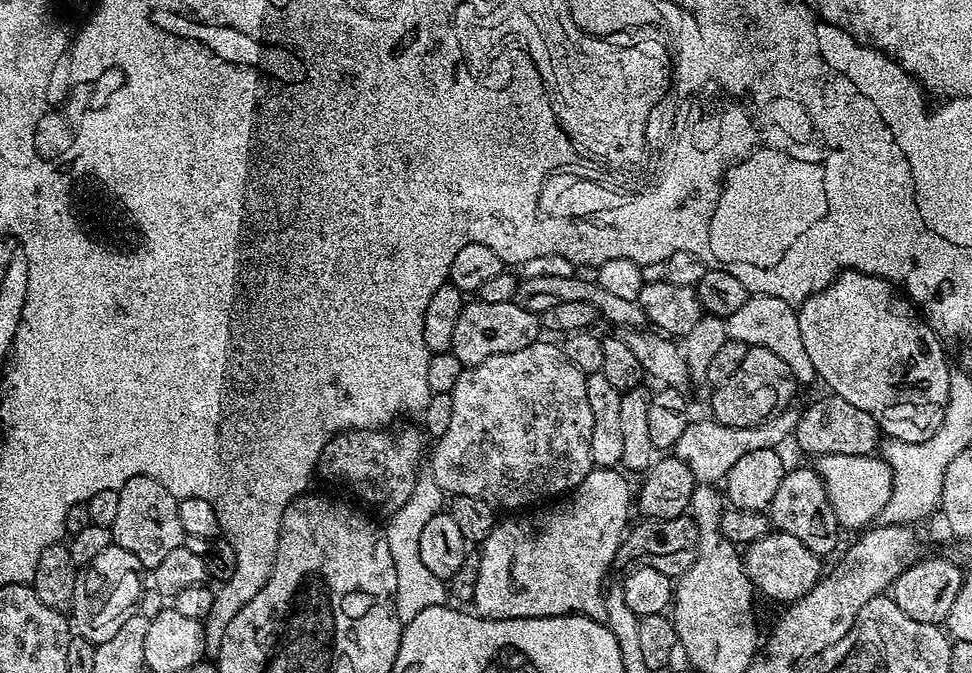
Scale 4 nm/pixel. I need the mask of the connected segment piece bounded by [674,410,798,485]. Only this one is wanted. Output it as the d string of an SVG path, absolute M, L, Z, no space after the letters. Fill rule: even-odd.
M785 410L776 413L771 420L766 420L763 424L755 424L749 428L726 426L711 418L700 420L697 424L696 421L689 422L682 438L678 438L674 454L679 460L686 462L686 466L690 466L696 481L701 484L715 485L717 482L723 481L730 466L734 466L734 462L738 462L738 458L751 454L753 450L779 449L780 443L787 436L789 439L795 433L797 417L796 412Z

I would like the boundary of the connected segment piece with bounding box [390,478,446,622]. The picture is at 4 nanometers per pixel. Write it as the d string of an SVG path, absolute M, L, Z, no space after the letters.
M430 478L417 479L412 493L400 511L396 514L396 548L390 550L390 554L396 554L394 558L394 574L398 574L398 586L396 587L396 606L404 608L404 622L412 620L417 614L422 614L422 610L430 610L430 606L444 604L446 600L446 584L434 574L424 571L422 566L422 554L418 554L418 542L422 539L422 530L434 514L438 514L445 507L446 493L441 490Z

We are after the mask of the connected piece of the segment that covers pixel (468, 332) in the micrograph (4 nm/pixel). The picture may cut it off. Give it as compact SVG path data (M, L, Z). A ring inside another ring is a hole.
M478 298L465 303L454 329L452 353L466 366L486 362L498 354L510 354L535 344L542 336L542 320L539 315L523 309L513 302L482 302Z

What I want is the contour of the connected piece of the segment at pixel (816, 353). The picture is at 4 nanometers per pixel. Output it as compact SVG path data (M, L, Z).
M841 272L830 286L799 305L796 317L798 330L802 330L802 343L810 354L810 362L814 362L817 377L825 380L835 395L846 398L850 406L866 410L885 437L913 444L926 442L926 438L938 430L953 373L948 369L948 360L940 345L943 343L935 330L918 315L911 299L895 284L865 272Z

